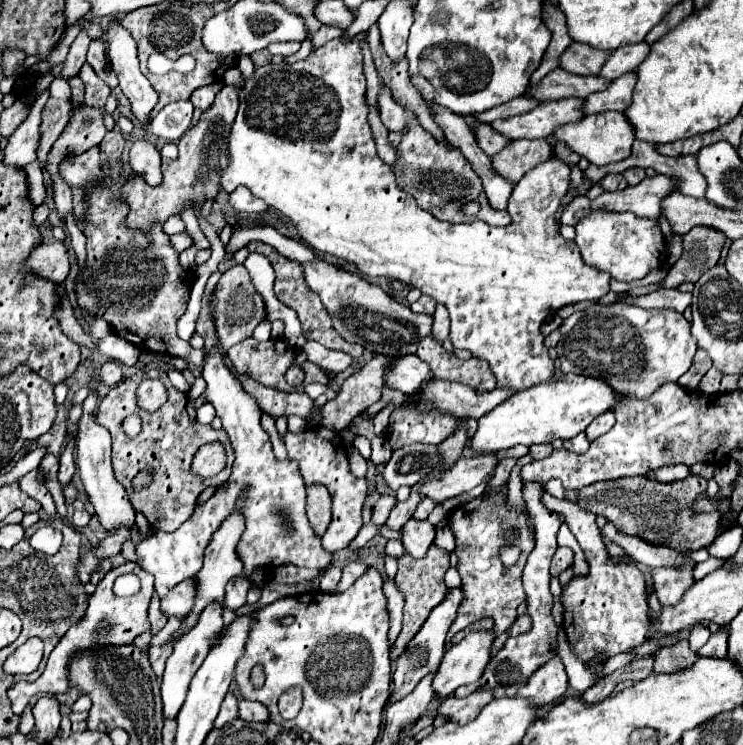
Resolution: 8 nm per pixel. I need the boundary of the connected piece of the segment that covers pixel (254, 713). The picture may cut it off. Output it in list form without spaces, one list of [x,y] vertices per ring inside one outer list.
[[[241,700],[239,702],[239,718],[247,720],[247,722],[267,722],[269,720],[269,712],[259,702]]]

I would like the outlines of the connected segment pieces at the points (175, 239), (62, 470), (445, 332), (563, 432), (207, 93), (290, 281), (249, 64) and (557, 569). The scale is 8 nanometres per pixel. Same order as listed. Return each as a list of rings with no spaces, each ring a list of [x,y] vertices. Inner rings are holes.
[[[183,232],[183,234],[173,234],[171,236],[171,246],[177,250],[177,252],[183,252],[185,248],[189,248],[191,246],[191,236],[187,234],[187,232]]]
[[[71,438],[69,444],[67,444],[67,448],[65,448],[65,452],[59,458],[59,474],[57,474],[57,480],[61,484],[67,484],[67,482],[71,482],[73,474],[75,474],[75,444],[73,444],[73,438]]]
[[[437,304],[437,310],[435,310],[433,318],[435,318],[435,322],[433,322],[431,336],[435,336],[435,340],[443,342],[449,336],[449,316],[447,316],[447,308],[443,304]]]
[[[563,374],[563,378],[551,378],[537,384],[535,388],[515,392],[503,404],[495,406],[495,410],[479,418],[475,436],[467,440],[467,446],[471,448],[471,452],[481,456],[507,450],[515,444],[533,446],[553,442],[555,438],[573,438],[583,432],[595,416],[613,408],[617,400],[619,396],[611,390],[611,386],[601,380],[595,380],[591,376]]]
[[[215,82],[215,84],[207,84],[203,88],[197,88],[193,94],[191,94],[191,102],[195,108],[201,108],[201,110],[207,110],[213,100],[215,100],[215,94],[223,88],[225,84],[223,82]]]
[[[249,242],[247,244],[249,252],[259,252],[259,254],[265,254],[269,260],[271,260],[271,266],[275,270],[275,294],[277,298],[293,308],[299,316],[299,322],[301,322],[301,328],[303,328],[303,336],[307,340],[315,340],[319,344],[323,344],[325,348],[331,348],[331,350],[341,350],[341,352],[347,352],[351,354],[353,358],[359,358],[361,352],[363,352],[363,346],[357,346],[357,344],[349,344],[347,340],[343,340],[335,328],[331,328],[331,316],[327,316],[327,310],[323,308],[323,302],[319,300],[319,294],[311,292],[311,288],[307,288],[305,280],[303,280],[303,264],[297,262],[297,260],[289,260],[285,256],[281,256],[275,248],[267,248],[263,242]]]
[[[240,55],[236,61],[238,69],[242,72],[245,79],[252,77],[256,71],[256,67],[248,55]]]
[[[559,546],[553,556],[553,562],[551,562],[551,576],[559,576],[571,564],[573,564],[573,550]]]

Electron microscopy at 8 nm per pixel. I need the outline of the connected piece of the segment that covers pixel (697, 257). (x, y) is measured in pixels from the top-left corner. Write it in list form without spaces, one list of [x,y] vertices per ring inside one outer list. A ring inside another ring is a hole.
[[[699,226],[683,234],[683,254],[665,276],[665,288],[677,288],[683,282],[697,282],[703,272],[713,268],[725,246],[727,236],[715,228]]]

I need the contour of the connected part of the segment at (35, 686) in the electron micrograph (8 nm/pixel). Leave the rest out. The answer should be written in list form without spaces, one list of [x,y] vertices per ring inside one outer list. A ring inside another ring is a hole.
[[[125,562],[113,570],[109,570],[103,580],[97,584],[97,590],[91,594],[89,598],[89,606],[83,614],[83,618],[59,640],[59,644],[55,646],[55,650],[51,652],[49,660],[47,660],[47,666],[45,666],[45,672],[33,680],[33,682],[17,682],[13,684],[9,690],[7,690],[7,696],[11,700],[11,706],[13,706],[13,712],[15,714],[22,714],[25,710],[25,706],[29,704],[31,696],[39,694],[39,692],[51,692],[51,694],[63,694],[69,690],[69,678],[67,678],[67,664],[71,664],[71,660],[75,658],[77,652],[89,652],[97,646],[123,646],[123,644],[133,644],[135,636],[147,632],[151,628],[149,620],[147,620],[147,604],[149,604],[149,598],[153,594],[153,576],[147,574],[145,570],[141,570],[137,564],[131,564],[131,562]],[[125,572],[133,572],[139,576],[141,580],[141,590],[139,594],[135,596],[129,596],[129,598],[117,598],[113,594],[113,582],[119,574],[125,574]]]

